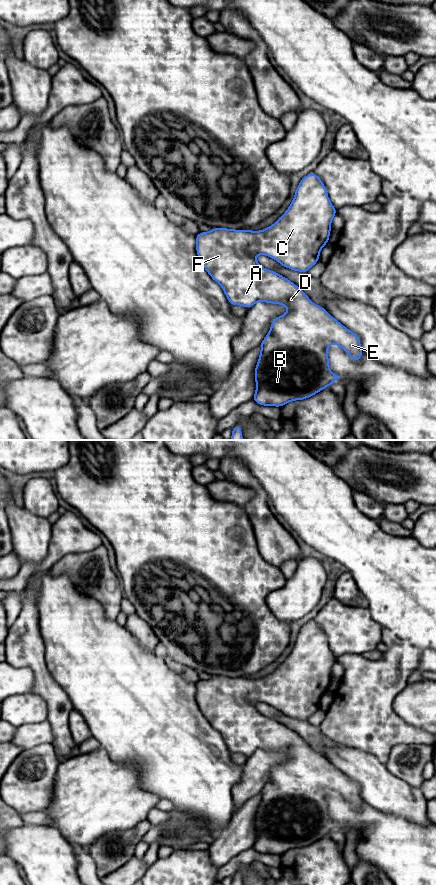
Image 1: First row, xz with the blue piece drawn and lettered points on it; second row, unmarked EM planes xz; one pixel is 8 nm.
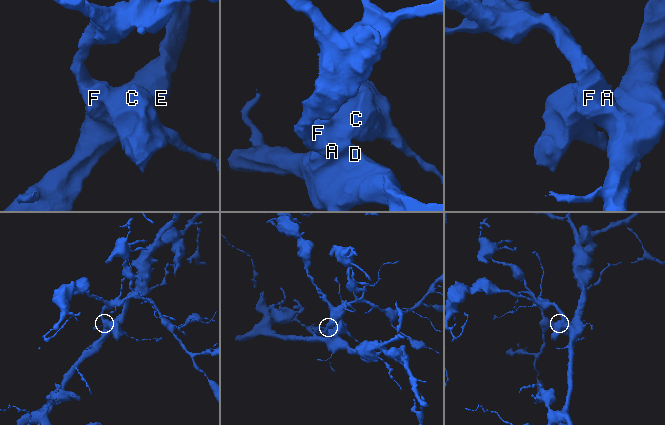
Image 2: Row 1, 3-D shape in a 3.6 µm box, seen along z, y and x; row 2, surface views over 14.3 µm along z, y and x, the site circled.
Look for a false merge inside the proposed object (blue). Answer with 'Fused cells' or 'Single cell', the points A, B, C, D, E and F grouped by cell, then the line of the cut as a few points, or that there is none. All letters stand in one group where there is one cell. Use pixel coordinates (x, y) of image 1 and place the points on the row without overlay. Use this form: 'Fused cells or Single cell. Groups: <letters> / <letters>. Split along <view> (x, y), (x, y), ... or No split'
Single cell. Groups: A B C D E F. No split

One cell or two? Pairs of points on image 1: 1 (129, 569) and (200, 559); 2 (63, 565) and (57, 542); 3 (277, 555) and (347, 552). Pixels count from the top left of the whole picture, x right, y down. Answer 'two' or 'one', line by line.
1: one
2: two
3: two

